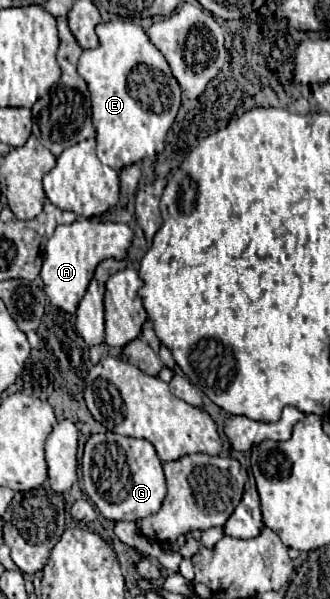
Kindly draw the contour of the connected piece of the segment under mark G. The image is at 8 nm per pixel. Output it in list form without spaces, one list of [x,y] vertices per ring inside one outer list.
[[[112,431],[92,435],[82,455],[84,491],[94,507],[110,521],[140,521],[156,513],[166,497],[162,461],[146,439],[124,437]]]

